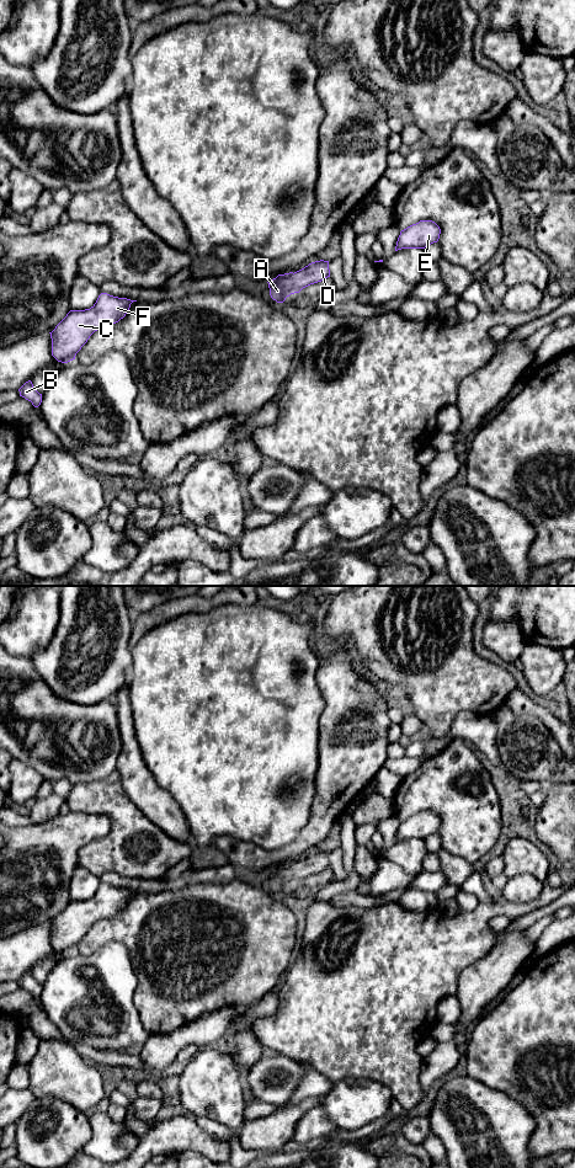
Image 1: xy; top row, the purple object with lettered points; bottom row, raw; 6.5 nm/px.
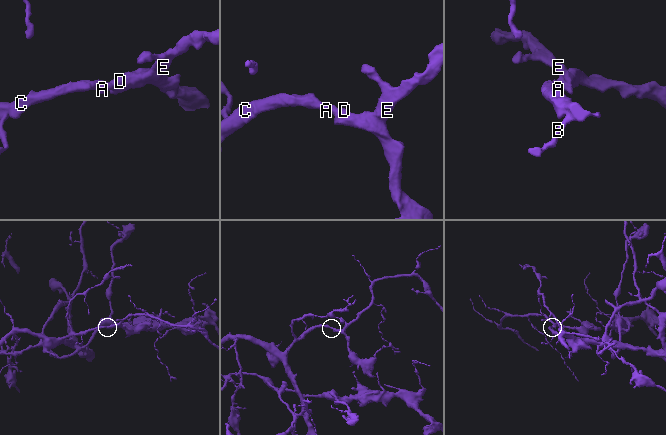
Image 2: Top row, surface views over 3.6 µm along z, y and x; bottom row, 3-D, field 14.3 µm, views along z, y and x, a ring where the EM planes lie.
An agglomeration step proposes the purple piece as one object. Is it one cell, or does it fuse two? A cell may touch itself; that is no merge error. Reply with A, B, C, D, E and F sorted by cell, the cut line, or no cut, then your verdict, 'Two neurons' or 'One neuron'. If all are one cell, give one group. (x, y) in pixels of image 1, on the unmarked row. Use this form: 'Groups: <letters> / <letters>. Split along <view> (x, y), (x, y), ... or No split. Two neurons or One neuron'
Groups: A B C D E F. No split. One neuron

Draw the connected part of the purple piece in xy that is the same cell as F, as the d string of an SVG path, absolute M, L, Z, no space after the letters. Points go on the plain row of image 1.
M101 884L90 900L70 901L55 919L49 923L52 946L62 954L75 950L76 944L90 927L95 922L123 910L133 892L137 891Z

